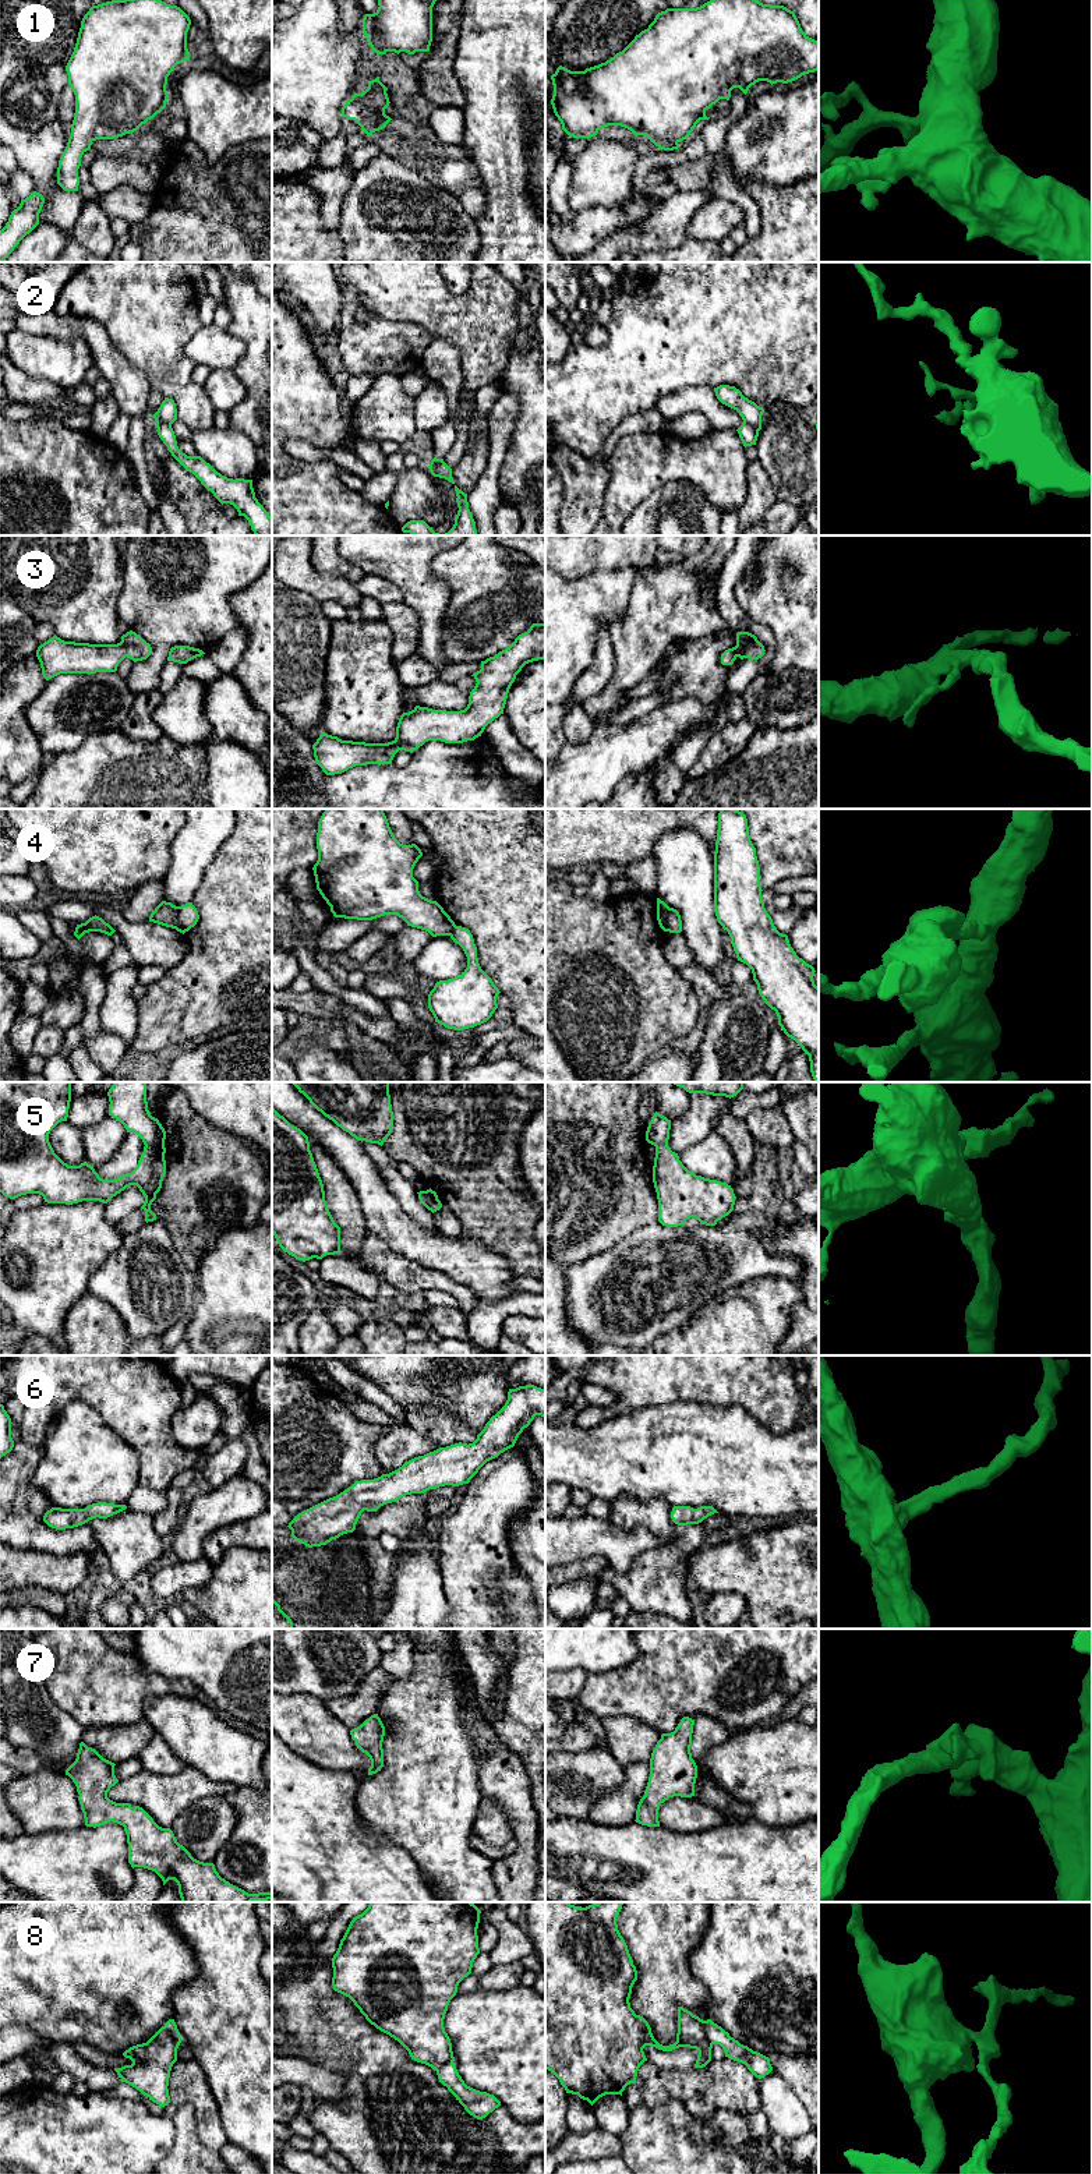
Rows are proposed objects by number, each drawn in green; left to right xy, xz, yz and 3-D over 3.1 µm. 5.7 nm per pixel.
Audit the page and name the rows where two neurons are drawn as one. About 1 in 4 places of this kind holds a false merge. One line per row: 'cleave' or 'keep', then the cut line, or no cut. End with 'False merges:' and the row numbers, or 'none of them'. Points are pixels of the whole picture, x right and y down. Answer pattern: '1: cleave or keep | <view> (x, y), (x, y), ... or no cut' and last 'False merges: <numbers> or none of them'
1: keep | no cut
2: cleave | xy (156, 421), (165, 421), (170, 426)
3: keep | no cut
4: cleave | yz (668, 907), (667, 928), (664, 930)
5: keep | no cut
6: keep | no cut
7: keep | no cut
8: cleave | yz (702, 2021), (706, 2038), (711, 2045)
False merges: 2, 4, 8

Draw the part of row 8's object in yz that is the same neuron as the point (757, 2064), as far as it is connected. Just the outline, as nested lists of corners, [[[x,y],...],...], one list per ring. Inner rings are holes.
[[[711,2019],[703,2021],[703,2023],[710,2043],[720,2044],[725,2051],[725,2057],[745,2064],[756,2078],[761,2079],[773,2071],[768,2057],[741,2044]]]

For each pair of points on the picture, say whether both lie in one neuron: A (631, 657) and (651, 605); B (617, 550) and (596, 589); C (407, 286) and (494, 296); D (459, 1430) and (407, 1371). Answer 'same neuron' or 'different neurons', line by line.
A: same neuron
B: different neurons
C: same neuron
D: different neurons

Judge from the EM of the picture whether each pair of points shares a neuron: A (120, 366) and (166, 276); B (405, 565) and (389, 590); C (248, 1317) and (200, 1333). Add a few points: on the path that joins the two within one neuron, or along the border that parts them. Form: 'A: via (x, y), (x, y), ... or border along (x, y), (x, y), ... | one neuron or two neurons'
A: border along (105, 331), (113, 346), (148, 379) | two neurons
B: border along (367, 573), (391, 580), (402, 593), (403, 601) | two neurons
C: via (236, 1329), (212, 1331) | one neuron

